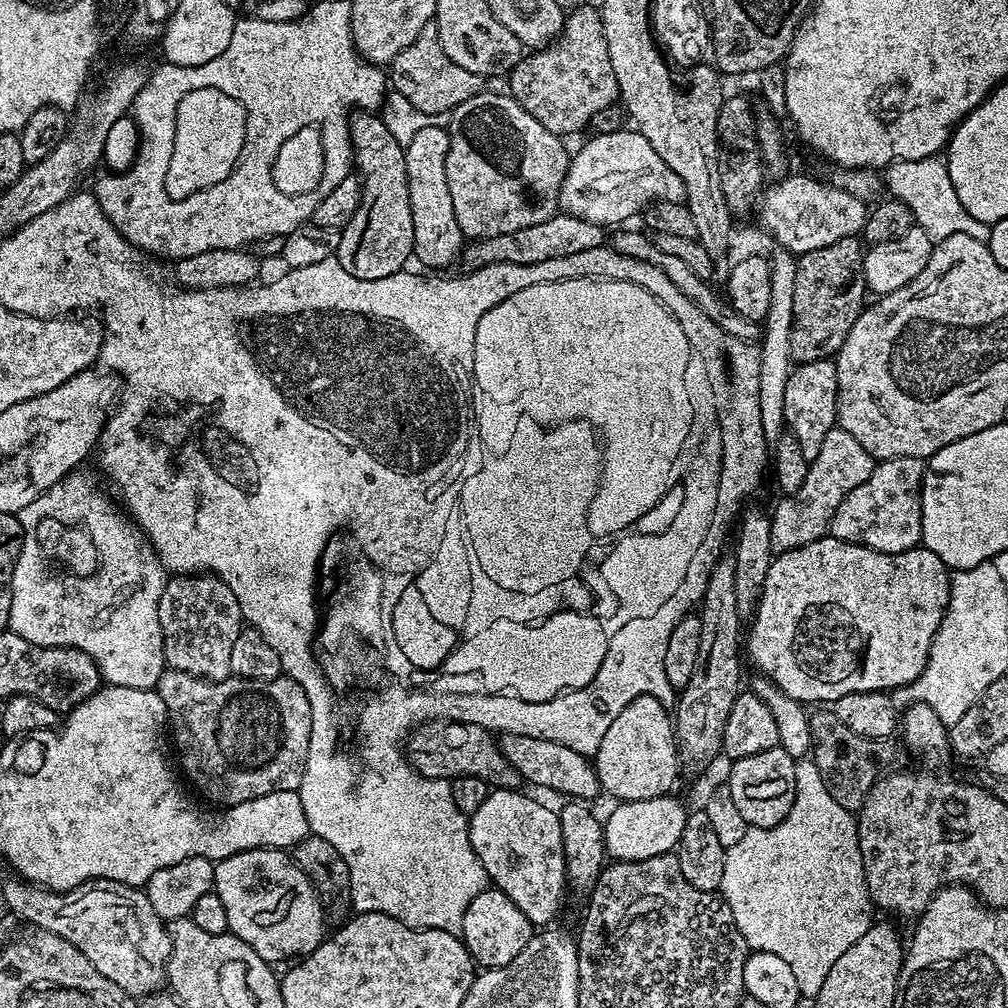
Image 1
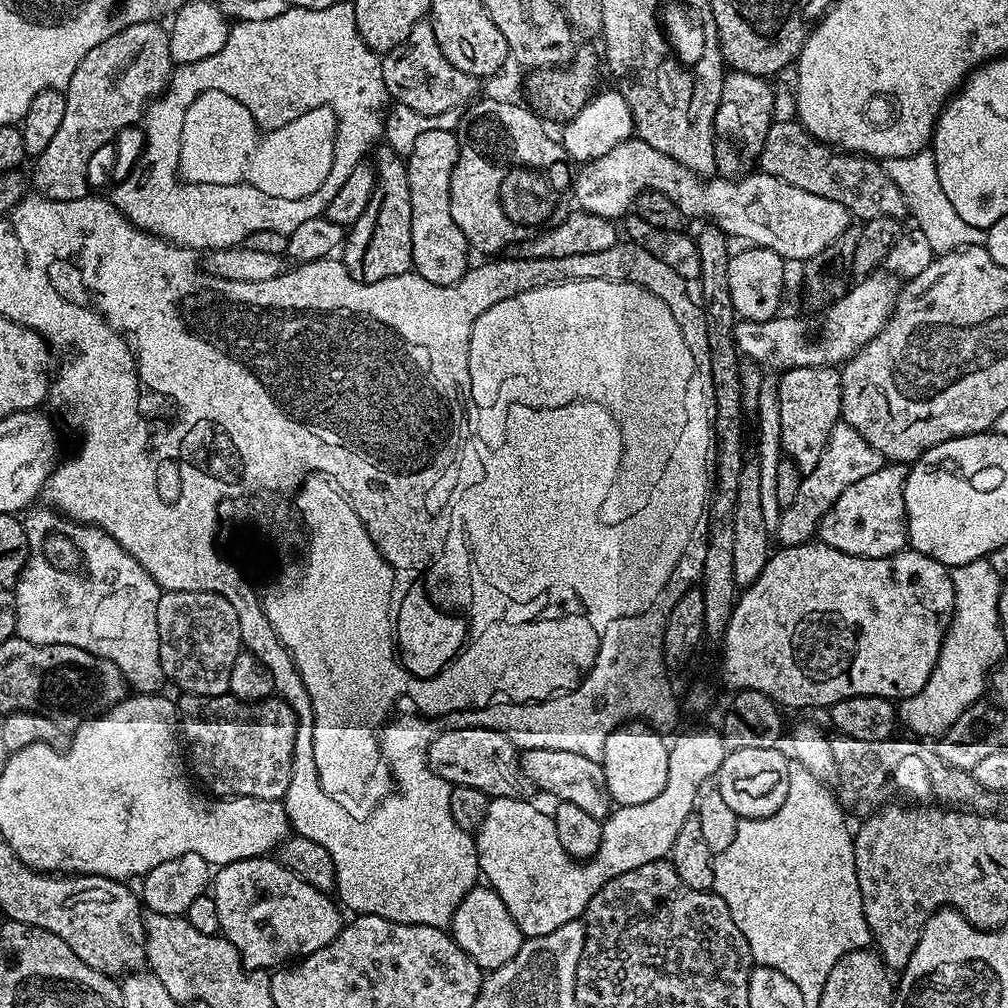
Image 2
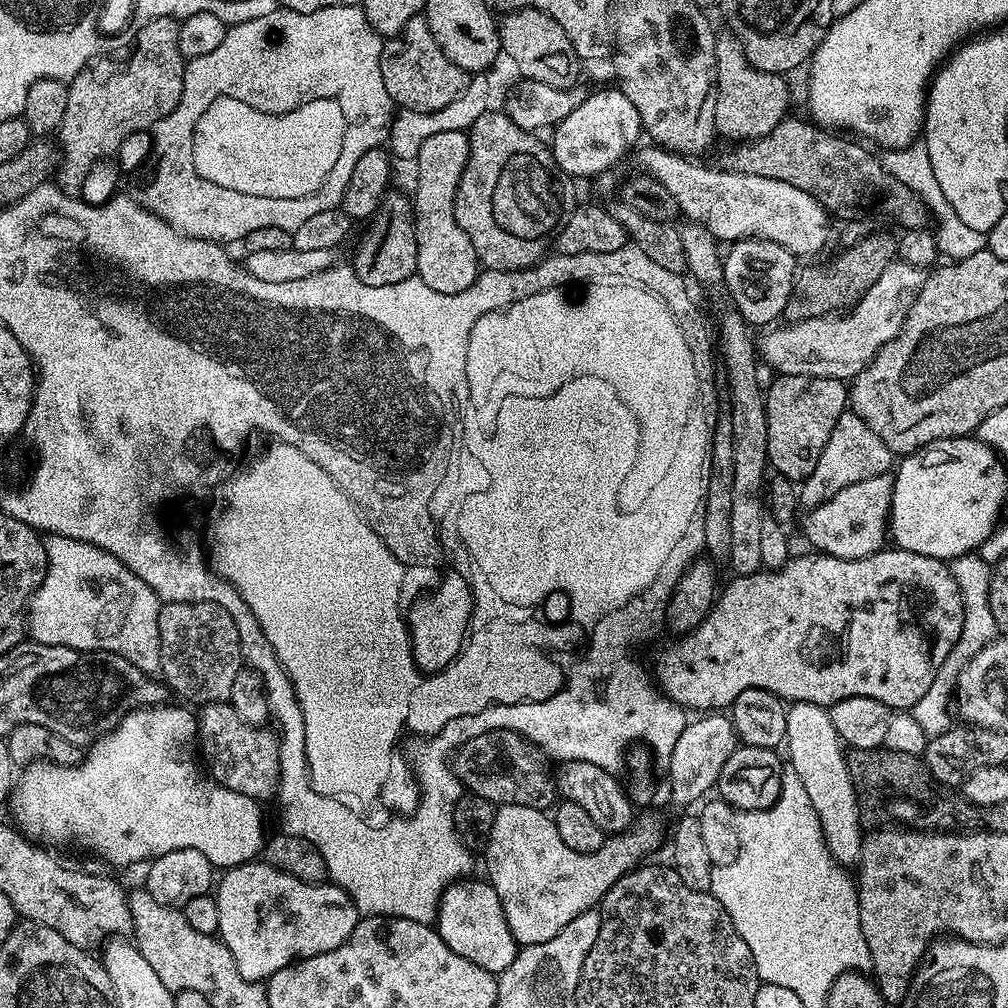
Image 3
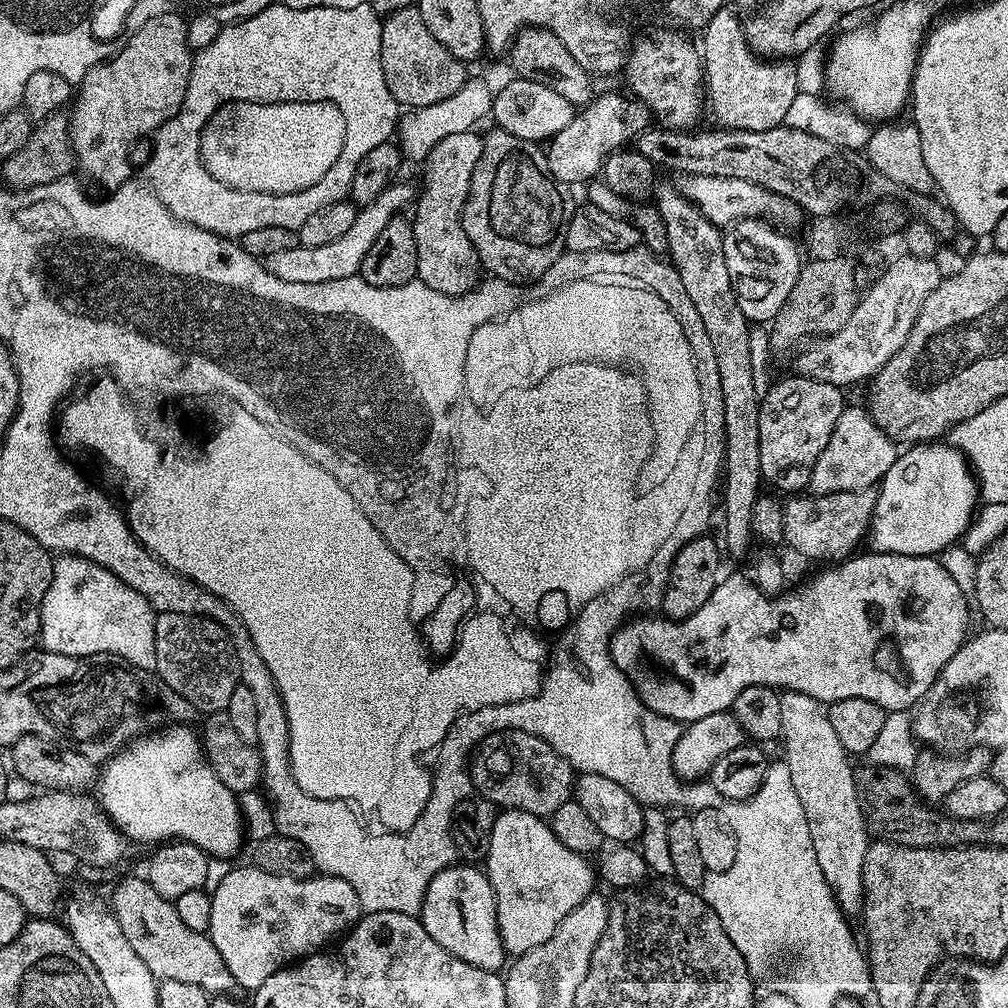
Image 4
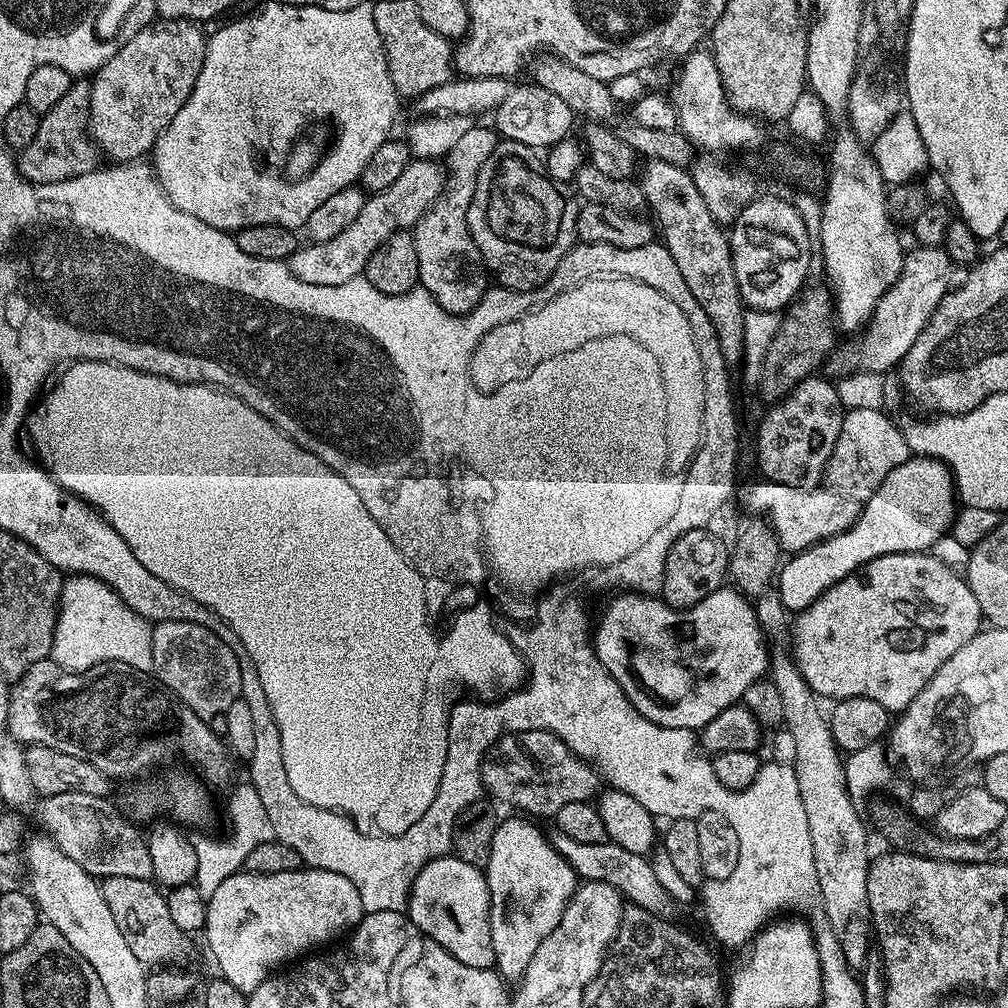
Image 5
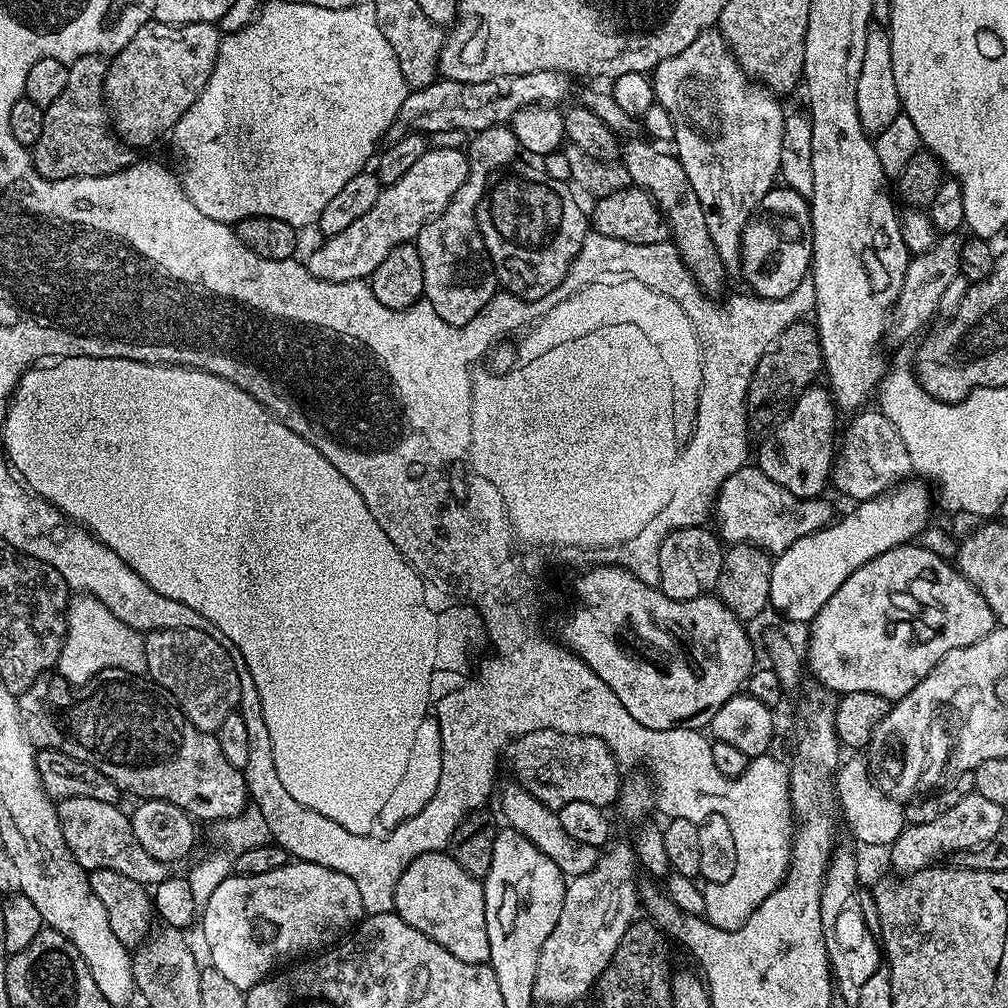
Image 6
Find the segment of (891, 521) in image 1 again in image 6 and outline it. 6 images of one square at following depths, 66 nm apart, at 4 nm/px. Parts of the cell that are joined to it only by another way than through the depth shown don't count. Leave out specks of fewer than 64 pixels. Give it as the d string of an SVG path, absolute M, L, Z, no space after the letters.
M745 466L726 478L714 503L715 531L725 545L752 544L769 554L779 554L798 538L814 534L833 523L832 508L824 498L799 500L790 490L782 490L778 482L766 478L758 466Z

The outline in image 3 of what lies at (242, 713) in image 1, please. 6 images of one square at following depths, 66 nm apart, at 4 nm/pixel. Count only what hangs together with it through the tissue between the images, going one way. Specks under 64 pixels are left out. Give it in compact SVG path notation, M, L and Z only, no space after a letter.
M227 702L203 705L198 712L198 752L207 775L257 802L265 802L271 796L273 799L280 782L280 742L277 733L269 728L255 728L242 722Z

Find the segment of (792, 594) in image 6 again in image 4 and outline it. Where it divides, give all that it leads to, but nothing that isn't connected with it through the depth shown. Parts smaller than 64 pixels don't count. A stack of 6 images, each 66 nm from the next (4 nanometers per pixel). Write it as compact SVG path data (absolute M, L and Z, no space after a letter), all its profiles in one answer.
M925 442L905 447L878 485L872 524L867 534L871 551L897 552L907 556L936 556L963 537L977 508L976 477L968 459L957 448L947 442Z

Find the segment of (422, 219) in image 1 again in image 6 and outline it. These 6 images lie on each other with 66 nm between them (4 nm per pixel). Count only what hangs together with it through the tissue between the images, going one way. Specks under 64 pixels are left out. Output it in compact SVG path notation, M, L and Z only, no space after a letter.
M495 124L475 133L466 144L466 180L458 186L454 198L450 198L446 210L434 217L415 238L416 249L422 258L423 299L434 306L438 318L447 324L470 322L498 291L496 271L478 230L476 208L490 187L488 175L492 168L510 163L520 151L521 146L508 124Z

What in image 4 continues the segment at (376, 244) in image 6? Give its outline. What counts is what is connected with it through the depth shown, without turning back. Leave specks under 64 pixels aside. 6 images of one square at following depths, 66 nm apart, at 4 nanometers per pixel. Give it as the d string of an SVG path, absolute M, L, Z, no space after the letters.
M403 182L391 184L374 202L363 205L356 213L354 226L341 234L335 242L326 242L326 246L302 246L297 243L294 250L282 250L278 254L266 257L266 267L274 278L282 278L282 282L334 282L338 278L350 278L357 275L370 250L374 246L374 238L386 230L386 226L395 217L401 215L404 208L413 203L414 188Z

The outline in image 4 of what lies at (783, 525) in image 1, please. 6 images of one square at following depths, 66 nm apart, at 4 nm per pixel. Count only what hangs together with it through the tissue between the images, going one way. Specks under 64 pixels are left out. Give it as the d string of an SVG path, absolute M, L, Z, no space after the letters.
M845 406L834 425L834 434L830 434L830 442L826 442L826 450L822 450L818 462L814 462L814 474L810 474L807 491L811 495L821 496L876 488L886 470L894 466L897 455L896 441L878 427L867 407Z

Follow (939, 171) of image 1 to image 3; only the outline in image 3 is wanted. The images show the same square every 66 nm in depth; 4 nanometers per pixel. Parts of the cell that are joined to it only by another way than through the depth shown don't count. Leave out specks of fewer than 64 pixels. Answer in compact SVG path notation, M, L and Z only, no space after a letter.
M922 142L908 144L904 148L887 149L880 159L888 174L898 179L901 184L906 185L924 201L934 223L936 249L943 257L951 261L961 260L987 249L987 233L971 230L970 226L954 214L953 207L946 201L938 180L934 178L933 166L930 165L929 155Z

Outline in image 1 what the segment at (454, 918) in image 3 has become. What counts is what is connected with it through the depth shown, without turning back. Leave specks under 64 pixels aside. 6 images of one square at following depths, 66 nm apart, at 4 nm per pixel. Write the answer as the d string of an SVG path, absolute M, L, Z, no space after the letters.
M489 886L478 894L478 898L474 898L474 902L470 902L470 906L466 906L459 935L481 969L501 968L522 954L526 942L530 942L534 935L534 925L528 921L526 914L522 914L522 910L518 910L518 906L514 906L514 902L510 902L501 888Z

